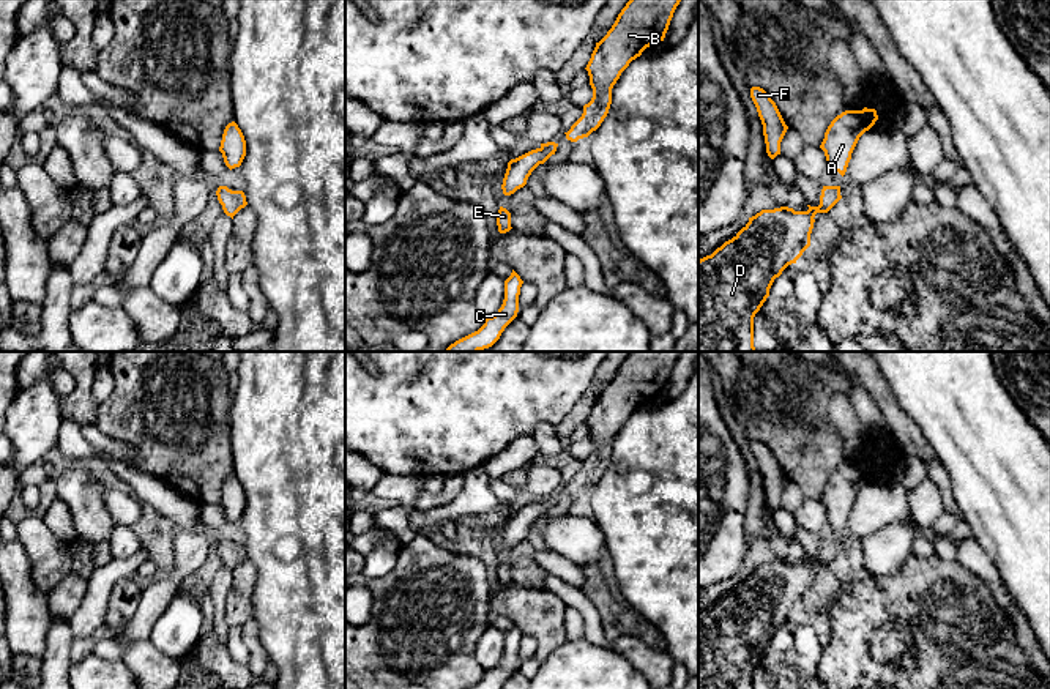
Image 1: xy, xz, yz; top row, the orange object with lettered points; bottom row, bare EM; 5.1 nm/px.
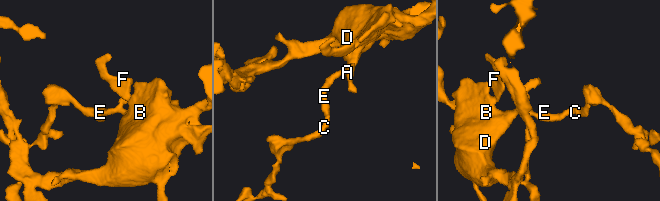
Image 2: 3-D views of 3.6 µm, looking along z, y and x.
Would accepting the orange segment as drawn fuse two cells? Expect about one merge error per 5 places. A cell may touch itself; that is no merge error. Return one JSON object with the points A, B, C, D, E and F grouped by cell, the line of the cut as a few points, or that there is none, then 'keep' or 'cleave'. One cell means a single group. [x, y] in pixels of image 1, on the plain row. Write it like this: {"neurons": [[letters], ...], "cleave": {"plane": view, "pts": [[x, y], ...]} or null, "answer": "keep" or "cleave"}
{"neurons": [["A", "B", "C", "D", "E", "F"]], "cleave": null, "answer": "keep"}

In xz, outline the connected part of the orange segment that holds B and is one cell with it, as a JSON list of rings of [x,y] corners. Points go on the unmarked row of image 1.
[[[631,352],[607,388],[596,396],[586,418],[593,451],[566,492],[577,495],[596,484],[609,467],[612,441],[621,426],[642,405],[664,394],[676,359],[683,352]]]

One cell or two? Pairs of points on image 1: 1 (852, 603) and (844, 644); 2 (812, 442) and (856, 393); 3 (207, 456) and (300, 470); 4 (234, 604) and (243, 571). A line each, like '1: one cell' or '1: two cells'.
1: one cell
2: two cells
3: two cells
4: one cell

